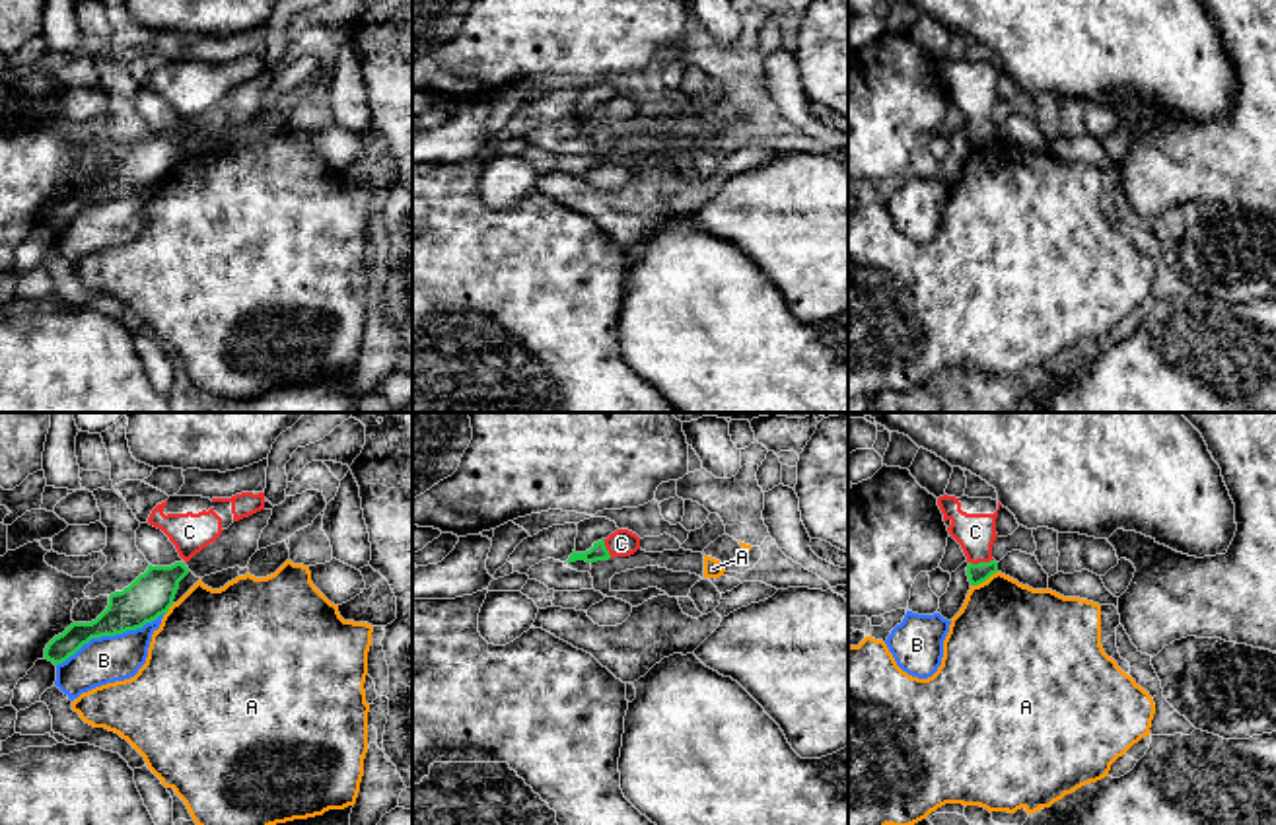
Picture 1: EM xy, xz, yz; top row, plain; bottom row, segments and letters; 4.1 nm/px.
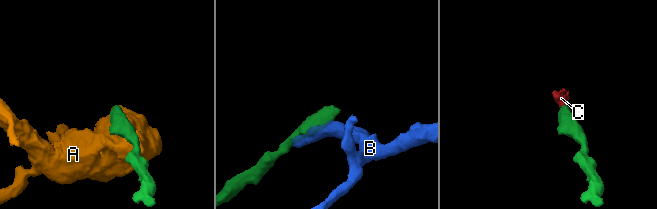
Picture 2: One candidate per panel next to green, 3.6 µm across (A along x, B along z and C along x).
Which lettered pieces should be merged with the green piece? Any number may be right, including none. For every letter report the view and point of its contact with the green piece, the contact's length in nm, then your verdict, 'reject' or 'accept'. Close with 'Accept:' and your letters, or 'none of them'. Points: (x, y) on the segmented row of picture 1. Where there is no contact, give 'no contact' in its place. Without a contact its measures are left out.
A: yz (983, 580) | 130 nm | reject
B: xy (109, 635) | 500 nm | reject
C: yz (981, 563) | 110 nm | accept
Accept: C

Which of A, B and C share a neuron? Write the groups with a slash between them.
A / B / C

